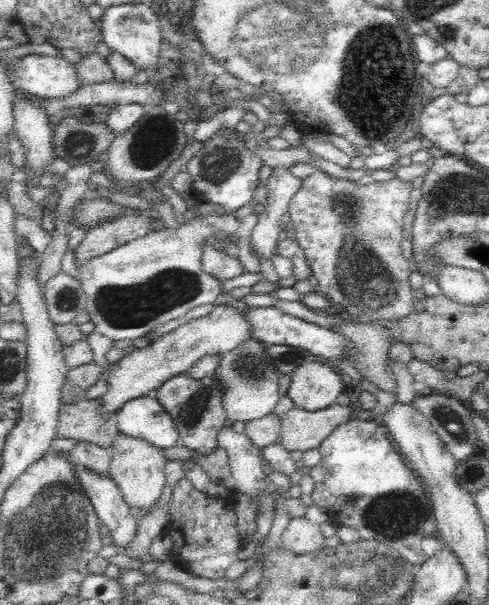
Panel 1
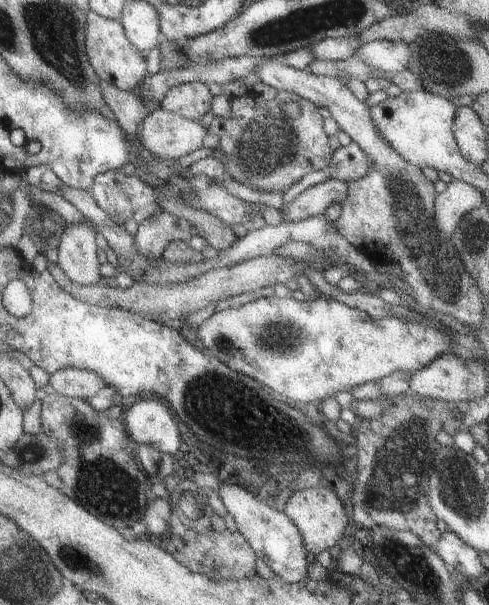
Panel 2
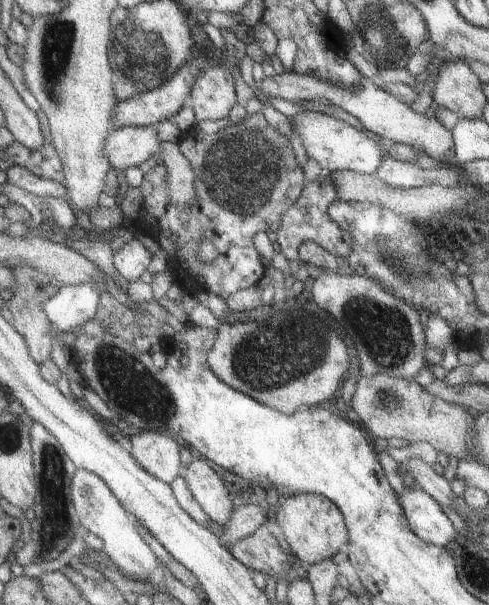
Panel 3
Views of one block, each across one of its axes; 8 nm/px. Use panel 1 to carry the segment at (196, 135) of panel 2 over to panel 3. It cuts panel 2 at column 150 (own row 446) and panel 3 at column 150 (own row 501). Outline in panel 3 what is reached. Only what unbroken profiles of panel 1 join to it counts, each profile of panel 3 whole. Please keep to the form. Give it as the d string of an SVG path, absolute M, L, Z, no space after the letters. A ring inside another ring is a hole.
M157 125L124 126L105 140L105 156L113 168L127 170L139 167L151 156L162 152Z

